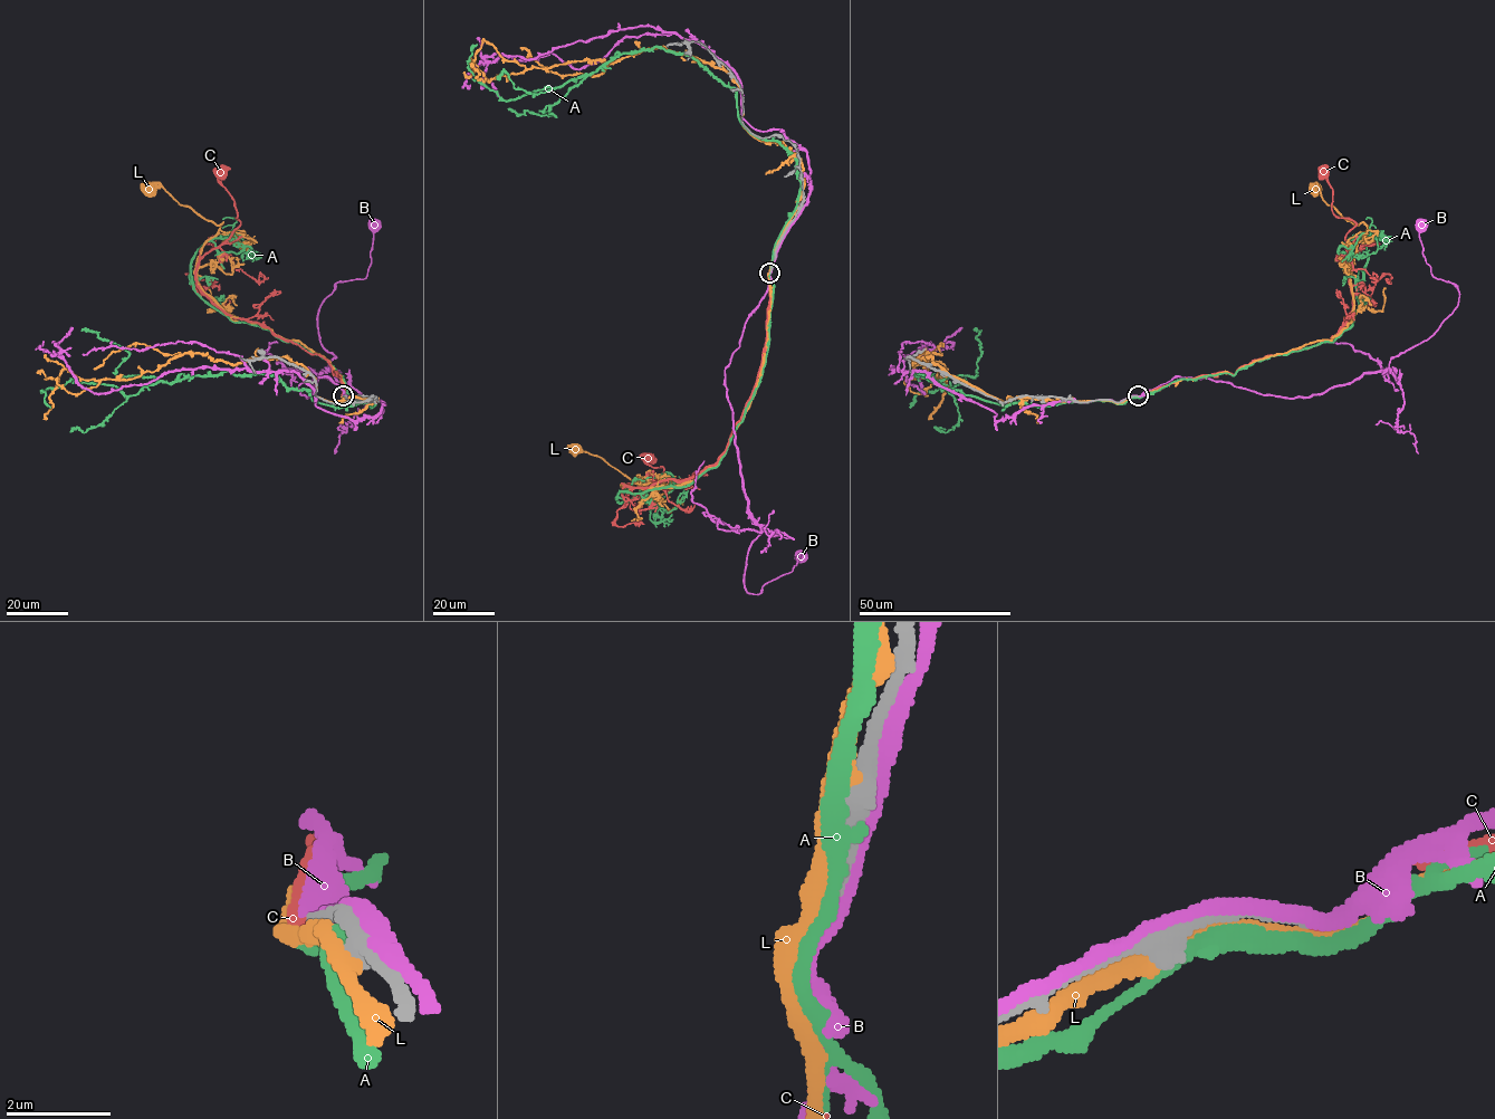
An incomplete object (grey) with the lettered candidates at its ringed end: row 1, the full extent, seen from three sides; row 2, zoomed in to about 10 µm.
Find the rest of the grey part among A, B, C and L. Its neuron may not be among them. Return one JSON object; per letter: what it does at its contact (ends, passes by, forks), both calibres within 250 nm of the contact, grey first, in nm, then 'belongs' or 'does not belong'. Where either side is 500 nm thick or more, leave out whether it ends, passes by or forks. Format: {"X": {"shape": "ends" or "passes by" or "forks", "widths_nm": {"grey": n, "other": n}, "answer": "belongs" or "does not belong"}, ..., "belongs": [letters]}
{"A": {"shape": "passes by", "widths_nm": {"grey": 240, "other": 280}, "answer": "does not belong"}, "B": {"shape": "passes by", "widths_nm": {"grey": 380, "other": 280}, "answer": "does not belong"}, "C": {"shape": "ends", "widths_nm": {"grey": 260, "other": 240}, "answer": "belongs"}, "L": {"shape": "passes by", "widths_nm": {"grey": 300, "other": 360}, "answer": "does not belong"}, "belongs": ["C"]}

